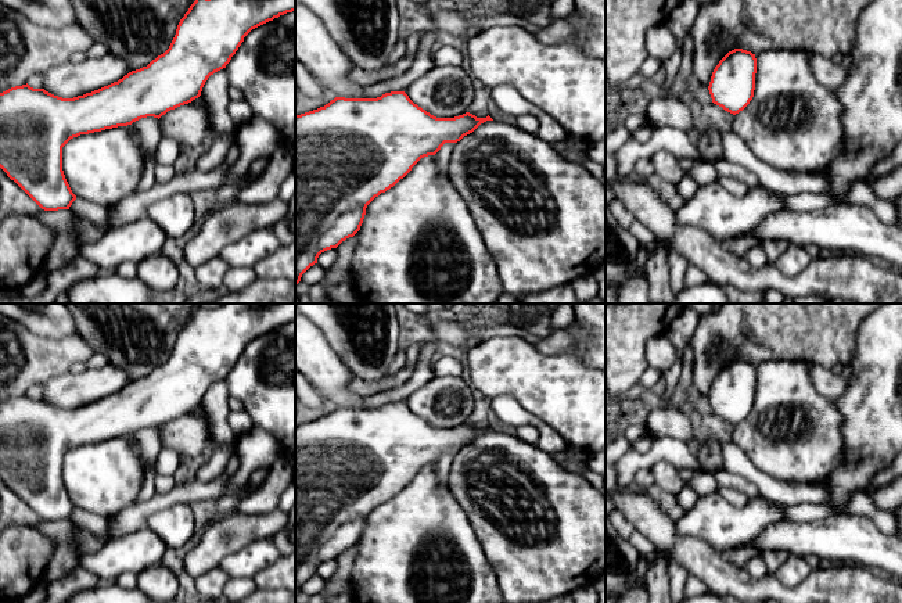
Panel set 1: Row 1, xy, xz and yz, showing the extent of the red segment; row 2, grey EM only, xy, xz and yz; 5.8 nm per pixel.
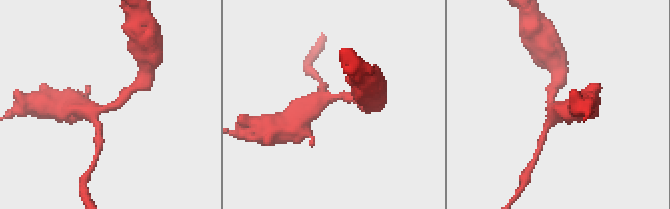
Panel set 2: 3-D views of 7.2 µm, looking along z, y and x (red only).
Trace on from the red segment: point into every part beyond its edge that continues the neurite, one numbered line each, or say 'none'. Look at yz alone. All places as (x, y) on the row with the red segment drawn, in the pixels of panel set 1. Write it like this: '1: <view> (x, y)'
none

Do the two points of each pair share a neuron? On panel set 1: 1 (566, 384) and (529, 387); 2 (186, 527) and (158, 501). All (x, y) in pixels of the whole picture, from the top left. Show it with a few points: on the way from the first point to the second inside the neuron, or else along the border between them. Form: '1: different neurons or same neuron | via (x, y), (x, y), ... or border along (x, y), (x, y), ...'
1: same neuron | via (557, 387), (538, 387)
2: different neurons | border along (190, 503), (172, 503), (155, 510), (143, 526)

